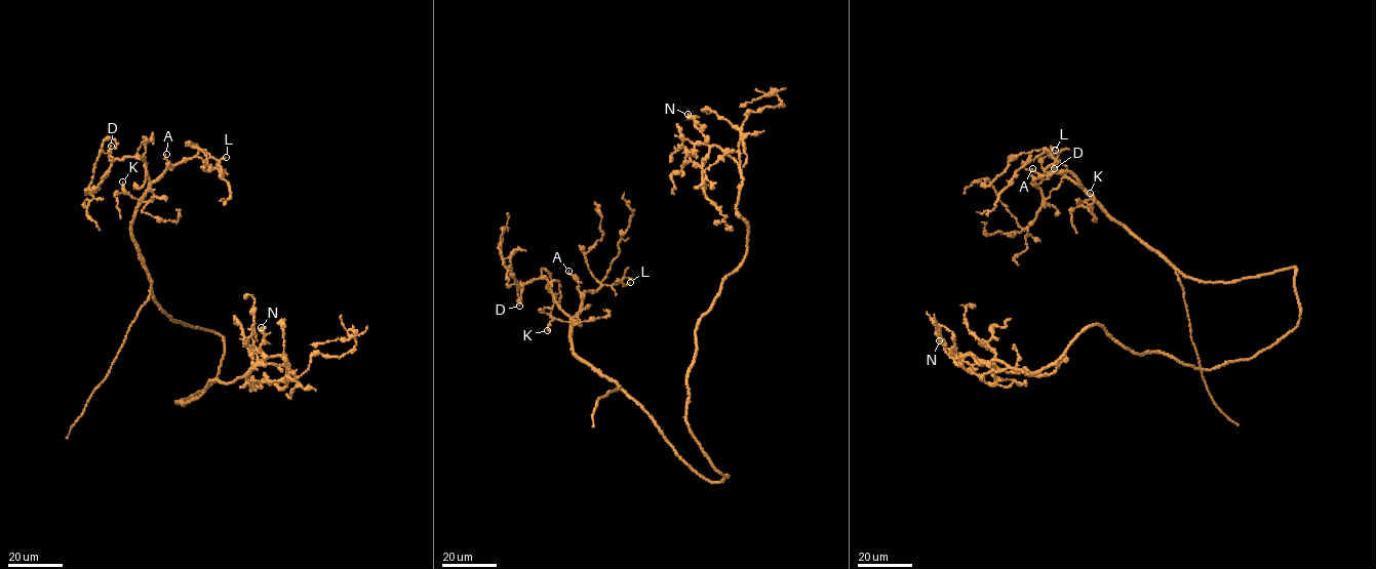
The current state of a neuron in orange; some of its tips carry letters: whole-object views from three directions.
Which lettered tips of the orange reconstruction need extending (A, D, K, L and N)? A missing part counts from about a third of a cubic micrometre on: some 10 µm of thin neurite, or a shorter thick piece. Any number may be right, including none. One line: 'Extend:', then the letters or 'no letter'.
Extend: D, N

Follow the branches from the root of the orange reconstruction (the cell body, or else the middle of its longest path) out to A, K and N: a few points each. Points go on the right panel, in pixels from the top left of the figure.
A: (1296, 326), (1300, 312), (1296, 268), (1230, 282), (1193, 280), (1112, 219), (1070, 172), (1042, 175), (1032, 168)
K: (1296, 326), (1296, 268), (1230, 282), (1193, 280), (1094, 197), (1084, 206), (1090, 193)
N: (1296, 326), (1251, 358), (1210, 369), (1131, 352), (1097, 324), (1029, 373), (997, 360), (970, 364), (939, 340)

